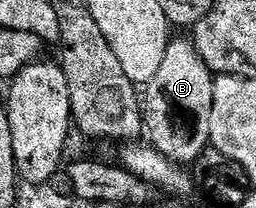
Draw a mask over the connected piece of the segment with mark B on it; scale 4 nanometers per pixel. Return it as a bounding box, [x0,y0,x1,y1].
[141,38,216,165]

